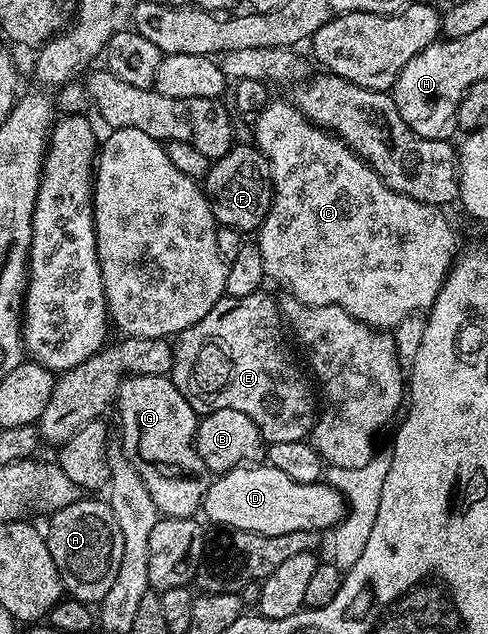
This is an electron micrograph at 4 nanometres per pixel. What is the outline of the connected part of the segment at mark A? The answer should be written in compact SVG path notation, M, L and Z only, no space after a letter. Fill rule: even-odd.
M82 496L67 507L53 511L48 518L50 527L45 527L44 530L48 552L52 552L52 560L56 560L56 568L62 577L65 593L87 604L97 604L104 596L108 596L108 588L112 588L112 580L116 580L116 572L120 572L120 555L124 552L120 524L116 524L116 516L112 516L109 501L97 502L94 498L97 497Z

